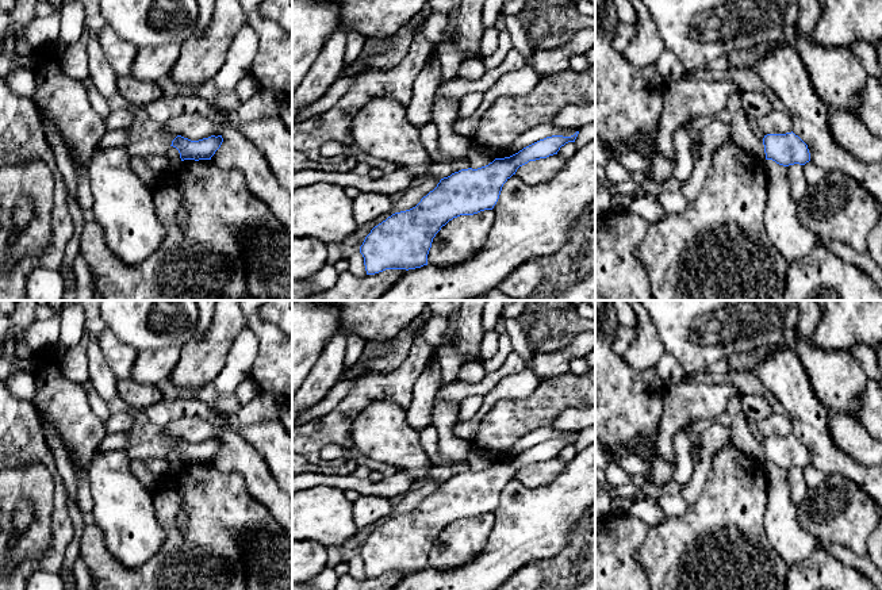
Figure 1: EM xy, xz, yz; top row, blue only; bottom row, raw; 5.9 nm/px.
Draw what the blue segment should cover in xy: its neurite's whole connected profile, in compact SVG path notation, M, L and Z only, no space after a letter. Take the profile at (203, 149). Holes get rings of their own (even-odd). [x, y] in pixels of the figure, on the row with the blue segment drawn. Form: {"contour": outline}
{"contour": "M177 135L172 145L176 148L180 153L181 161L184 160L211 160L211 157L215 154L215 152L220 148L223 142L222 135L211 135L208 138L203 138L199 141L191 141L188 138L184 138L181 135Z"}

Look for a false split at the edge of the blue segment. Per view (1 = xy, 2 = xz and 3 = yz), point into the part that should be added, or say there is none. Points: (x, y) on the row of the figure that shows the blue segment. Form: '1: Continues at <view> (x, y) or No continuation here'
1: No continuation here
2: No continuation here
3: No continuation here

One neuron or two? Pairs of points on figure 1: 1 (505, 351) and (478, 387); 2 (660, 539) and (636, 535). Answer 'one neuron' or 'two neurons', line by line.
1: two neurons
2: two neurons

